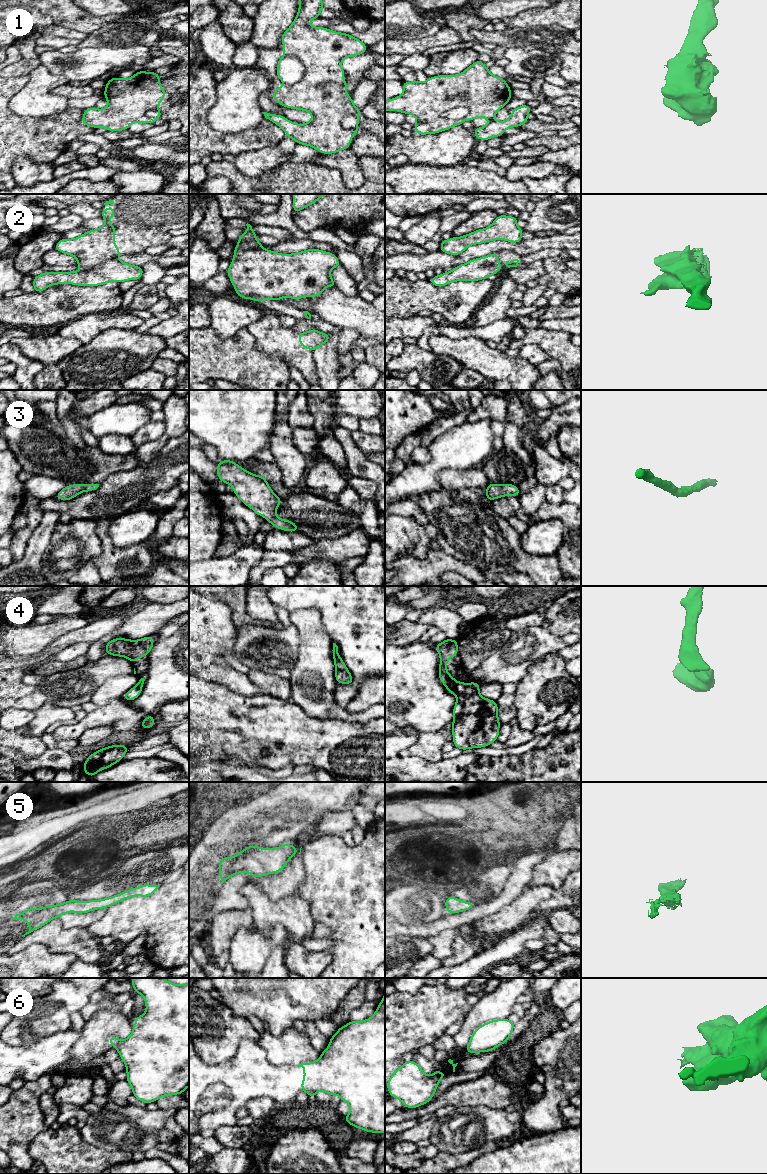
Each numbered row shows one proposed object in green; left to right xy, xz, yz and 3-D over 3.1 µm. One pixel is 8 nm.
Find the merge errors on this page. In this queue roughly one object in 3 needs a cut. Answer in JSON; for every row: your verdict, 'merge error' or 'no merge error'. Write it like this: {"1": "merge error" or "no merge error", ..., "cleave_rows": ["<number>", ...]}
{"1": "no merge error", "2": "no merge error", "3": "no merge error", "4": "no merge error", "5": "no merge error", "6": "no merge error", "cleave_rows": []}

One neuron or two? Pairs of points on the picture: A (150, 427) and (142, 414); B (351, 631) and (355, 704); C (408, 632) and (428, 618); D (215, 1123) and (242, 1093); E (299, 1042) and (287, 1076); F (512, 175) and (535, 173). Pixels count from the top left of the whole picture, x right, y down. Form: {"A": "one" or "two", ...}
{"A": "two", "B": "two", "C": "two", "D": "one", "E": "two", "F": "one"}

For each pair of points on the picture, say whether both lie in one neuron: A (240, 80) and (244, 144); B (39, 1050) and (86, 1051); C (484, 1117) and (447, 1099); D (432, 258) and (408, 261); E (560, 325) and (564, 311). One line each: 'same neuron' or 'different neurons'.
A: different neurons
B: different neurons
C: different neurons
D: same neuron
E: different neurons

